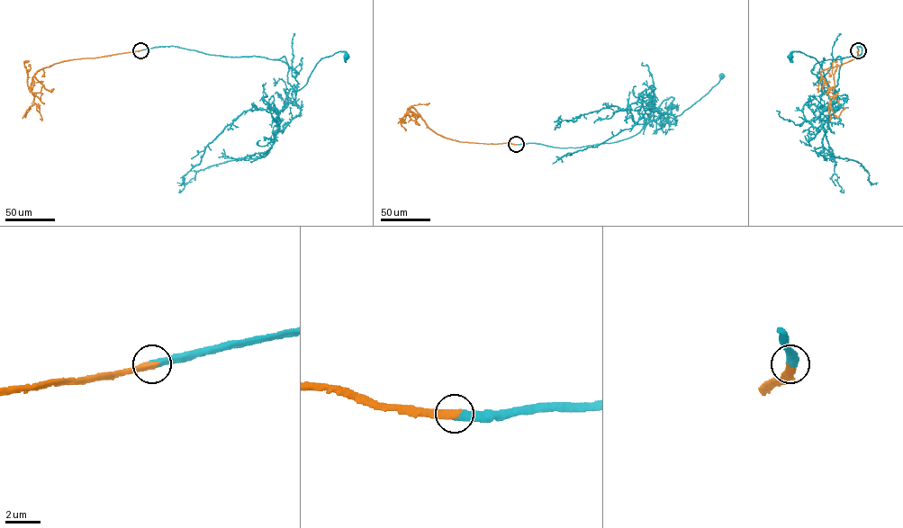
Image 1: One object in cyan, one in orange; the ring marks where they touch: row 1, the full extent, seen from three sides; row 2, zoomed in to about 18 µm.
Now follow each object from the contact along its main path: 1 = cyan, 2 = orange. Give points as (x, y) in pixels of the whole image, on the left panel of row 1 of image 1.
1: (140, 50), (173, 46), (228, 57), (284, 56), (287, 82), (295, 93), (321, 58), (341, 51), (346, 57)
2: (140, 50), (60, 61), (40, 69), (31, 85), (34, 103), (26, 111), (25, 117), (31, 108)

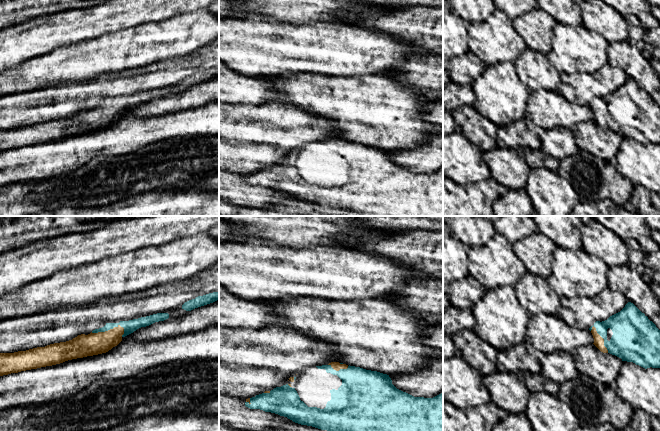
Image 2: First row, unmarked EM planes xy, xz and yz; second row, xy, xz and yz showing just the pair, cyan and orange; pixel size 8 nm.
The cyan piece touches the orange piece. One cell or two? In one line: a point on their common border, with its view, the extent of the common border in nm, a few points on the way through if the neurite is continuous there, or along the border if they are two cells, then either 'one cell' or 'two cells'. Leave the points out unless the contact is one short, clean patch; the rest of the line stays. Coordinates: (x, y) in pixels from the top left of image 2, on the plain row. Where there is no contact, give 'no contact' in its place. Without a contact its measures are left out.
contact xy (107, 106); length 280 nm; one cell

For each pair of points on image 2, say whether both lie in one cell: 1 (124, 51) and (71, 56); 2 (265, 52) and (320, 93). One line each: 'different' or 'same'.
1: same
2: different

